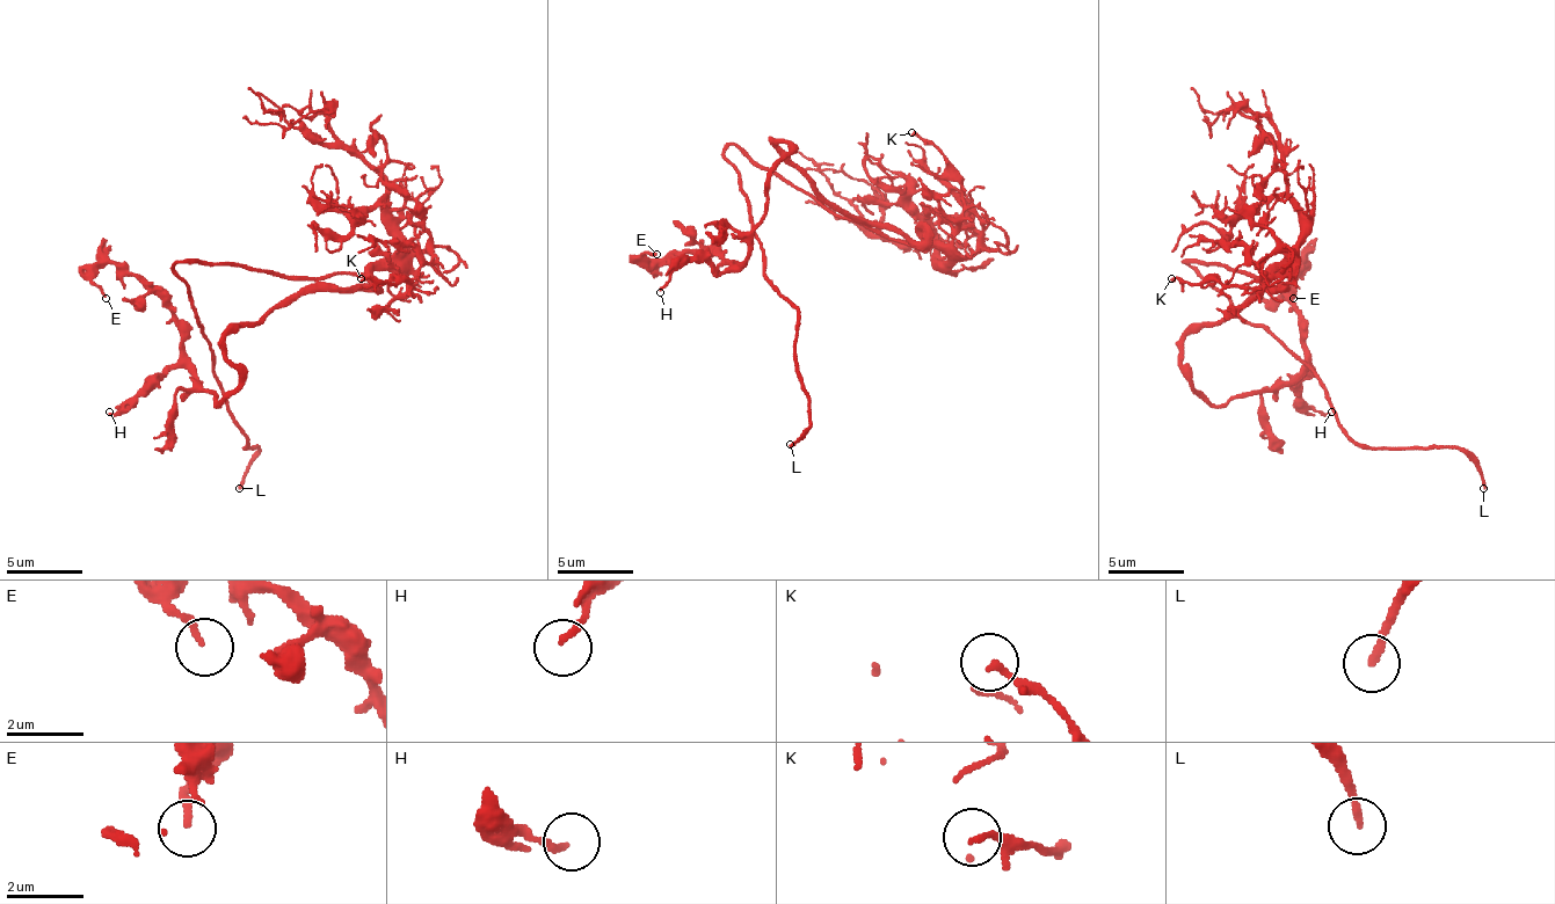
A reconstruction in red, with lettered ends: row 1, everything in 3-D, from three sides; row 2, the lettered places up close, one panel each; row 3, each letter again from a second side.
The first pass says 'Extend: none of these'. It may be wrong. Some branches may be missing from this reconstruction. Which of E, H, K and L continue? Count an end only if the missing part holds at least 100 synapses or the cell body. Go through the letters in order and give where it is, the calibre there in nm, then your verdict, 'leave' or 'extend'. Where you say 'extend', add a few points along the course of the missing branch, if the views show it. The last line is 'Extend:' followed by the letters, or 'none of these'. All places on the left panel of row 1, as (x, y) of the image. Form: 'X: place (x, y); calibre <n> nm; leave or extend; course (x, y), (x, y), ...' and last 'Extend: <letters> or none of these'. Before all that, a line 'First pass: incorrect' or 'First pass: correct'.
First pass: incorrect
E: place (106, 298); calibre 170 nm; leave
H: place (109, 412); calibre 160 nm; leave
K: place (361, 278); calibre 170 nm; leave
L: place (239, 488); calibre 190 nm; extend; course (239, 488), (227, 511), (209, 511), (197, 503), (232, 526), (270, 523), (292, 500), (331, 473)
Extend: L

